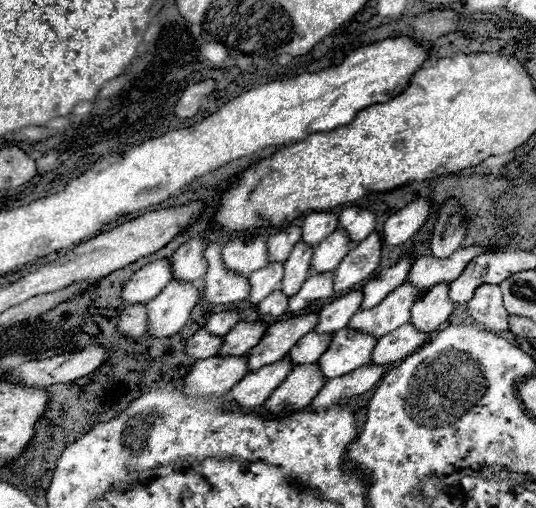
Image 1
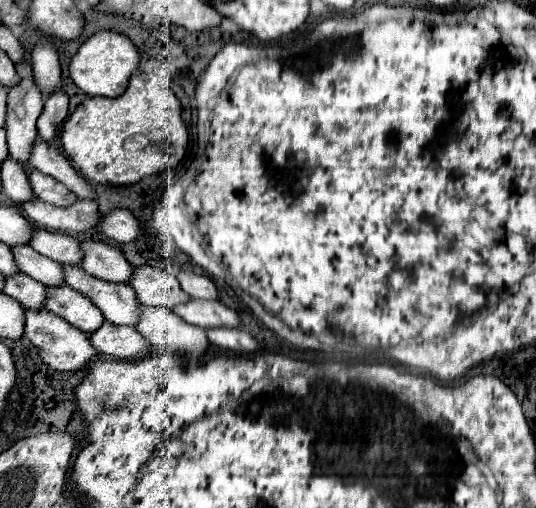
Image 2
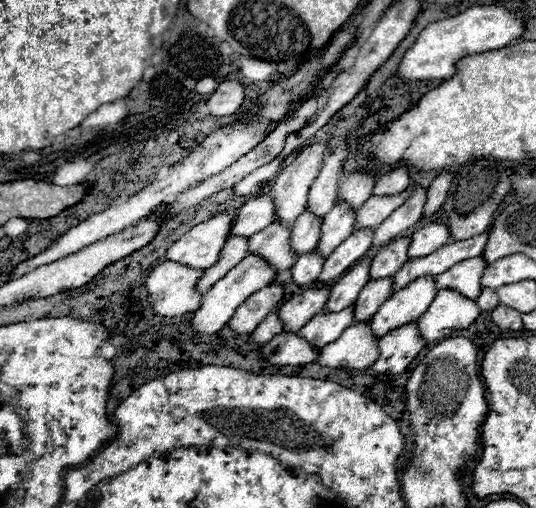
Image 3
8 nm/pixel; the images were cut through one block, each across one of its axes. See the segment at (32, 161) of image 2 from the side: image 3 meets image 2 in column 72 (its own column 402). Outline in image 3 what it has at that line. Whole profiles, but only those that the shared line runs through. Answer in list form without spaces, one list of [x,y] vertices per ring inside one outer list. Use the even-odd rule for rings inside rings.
[[[396,168],[392,172],[386,172],[384,176],[380,176],[376,180],[374,186],[374,196],[392,196],[392,194],[400,194],[408,188],[410,184],[410,176],[406,172],[406,168]]]

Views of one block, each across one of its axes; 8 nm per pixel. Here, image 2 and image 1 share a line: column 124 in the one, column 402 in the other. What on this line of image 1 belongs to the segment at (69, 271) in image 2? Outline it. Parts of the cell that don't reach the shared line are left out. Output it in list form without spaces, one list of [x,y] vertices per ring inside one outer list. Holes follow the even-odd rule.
[[[402,284],[402,288],[396,288],[378,304],[378,308],[370,308],[370,312],[358,312],[350,318],[348,328],[358,330],[364,334],[374,336],[376,340],[384,334],[400,328],[402,324],[410,322],[410,308],[414,300],[418,298],[418,290],[410,288],[410,284]]]

